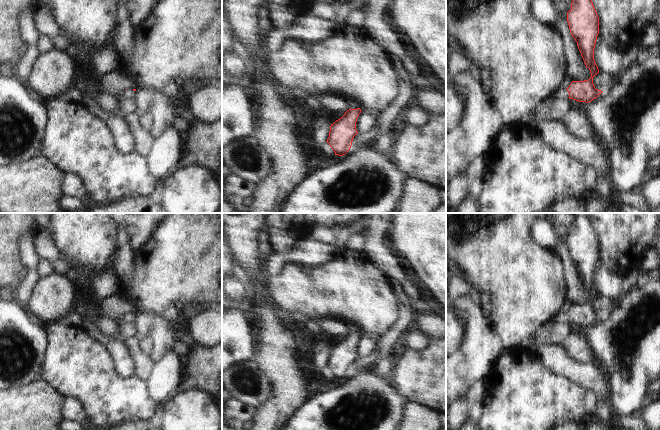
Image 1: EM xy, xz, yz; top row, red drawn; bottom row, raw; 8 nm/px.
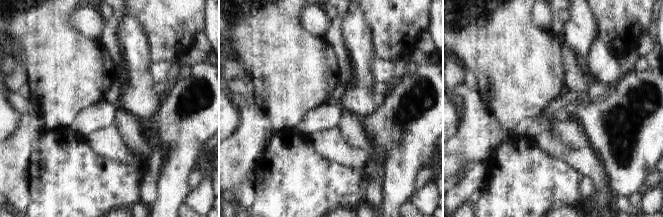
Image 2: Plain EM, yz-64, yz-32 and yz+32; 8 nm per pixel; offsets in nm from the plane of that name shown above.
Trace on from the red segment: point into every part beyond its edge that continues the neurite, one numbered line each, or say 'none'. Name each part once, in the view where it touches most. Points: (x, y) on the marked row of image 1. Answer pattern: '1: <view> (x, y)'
1: yz (561, 93)

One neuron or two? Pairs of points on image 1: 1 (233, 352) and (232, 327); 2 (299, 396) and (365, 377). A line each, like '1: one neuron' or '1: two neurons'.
1: one neuron
2: two neurons

